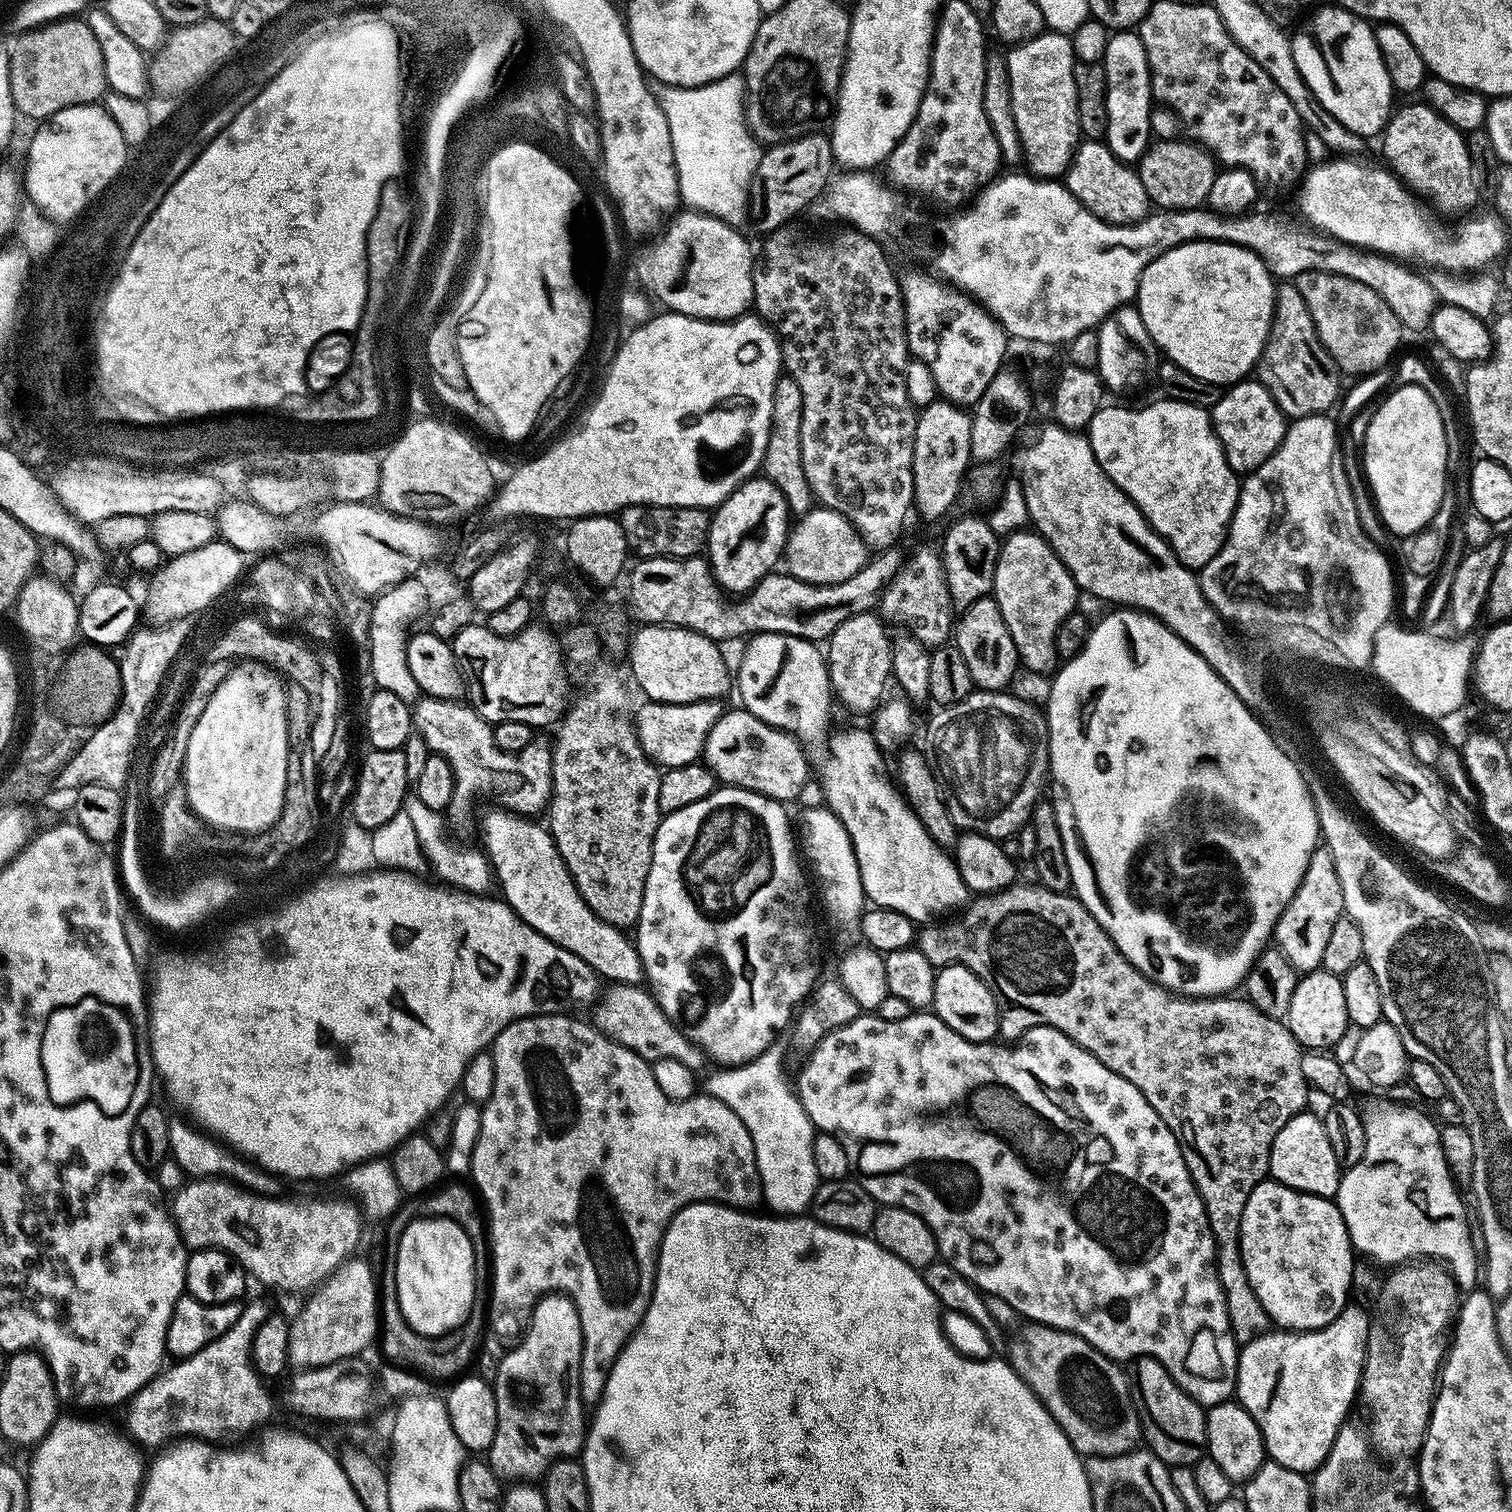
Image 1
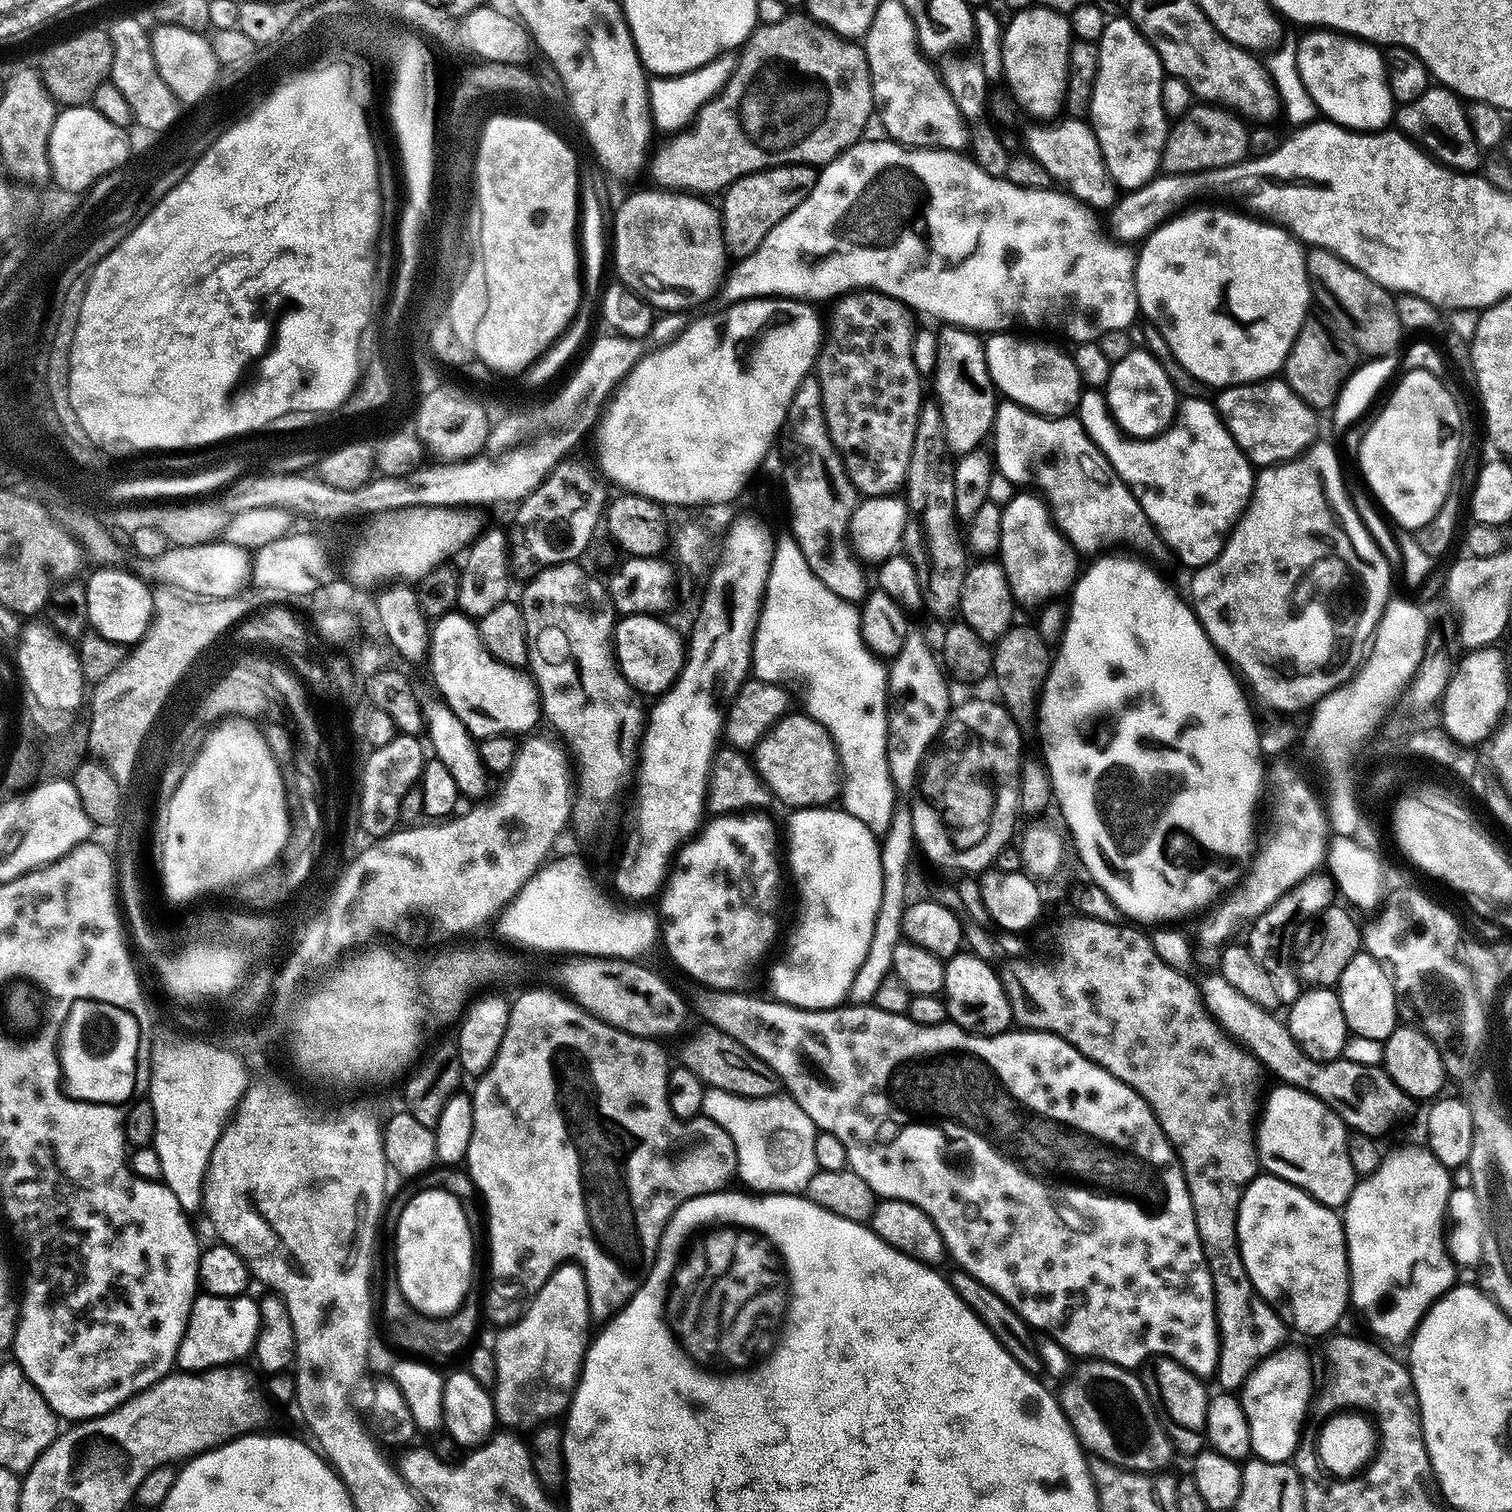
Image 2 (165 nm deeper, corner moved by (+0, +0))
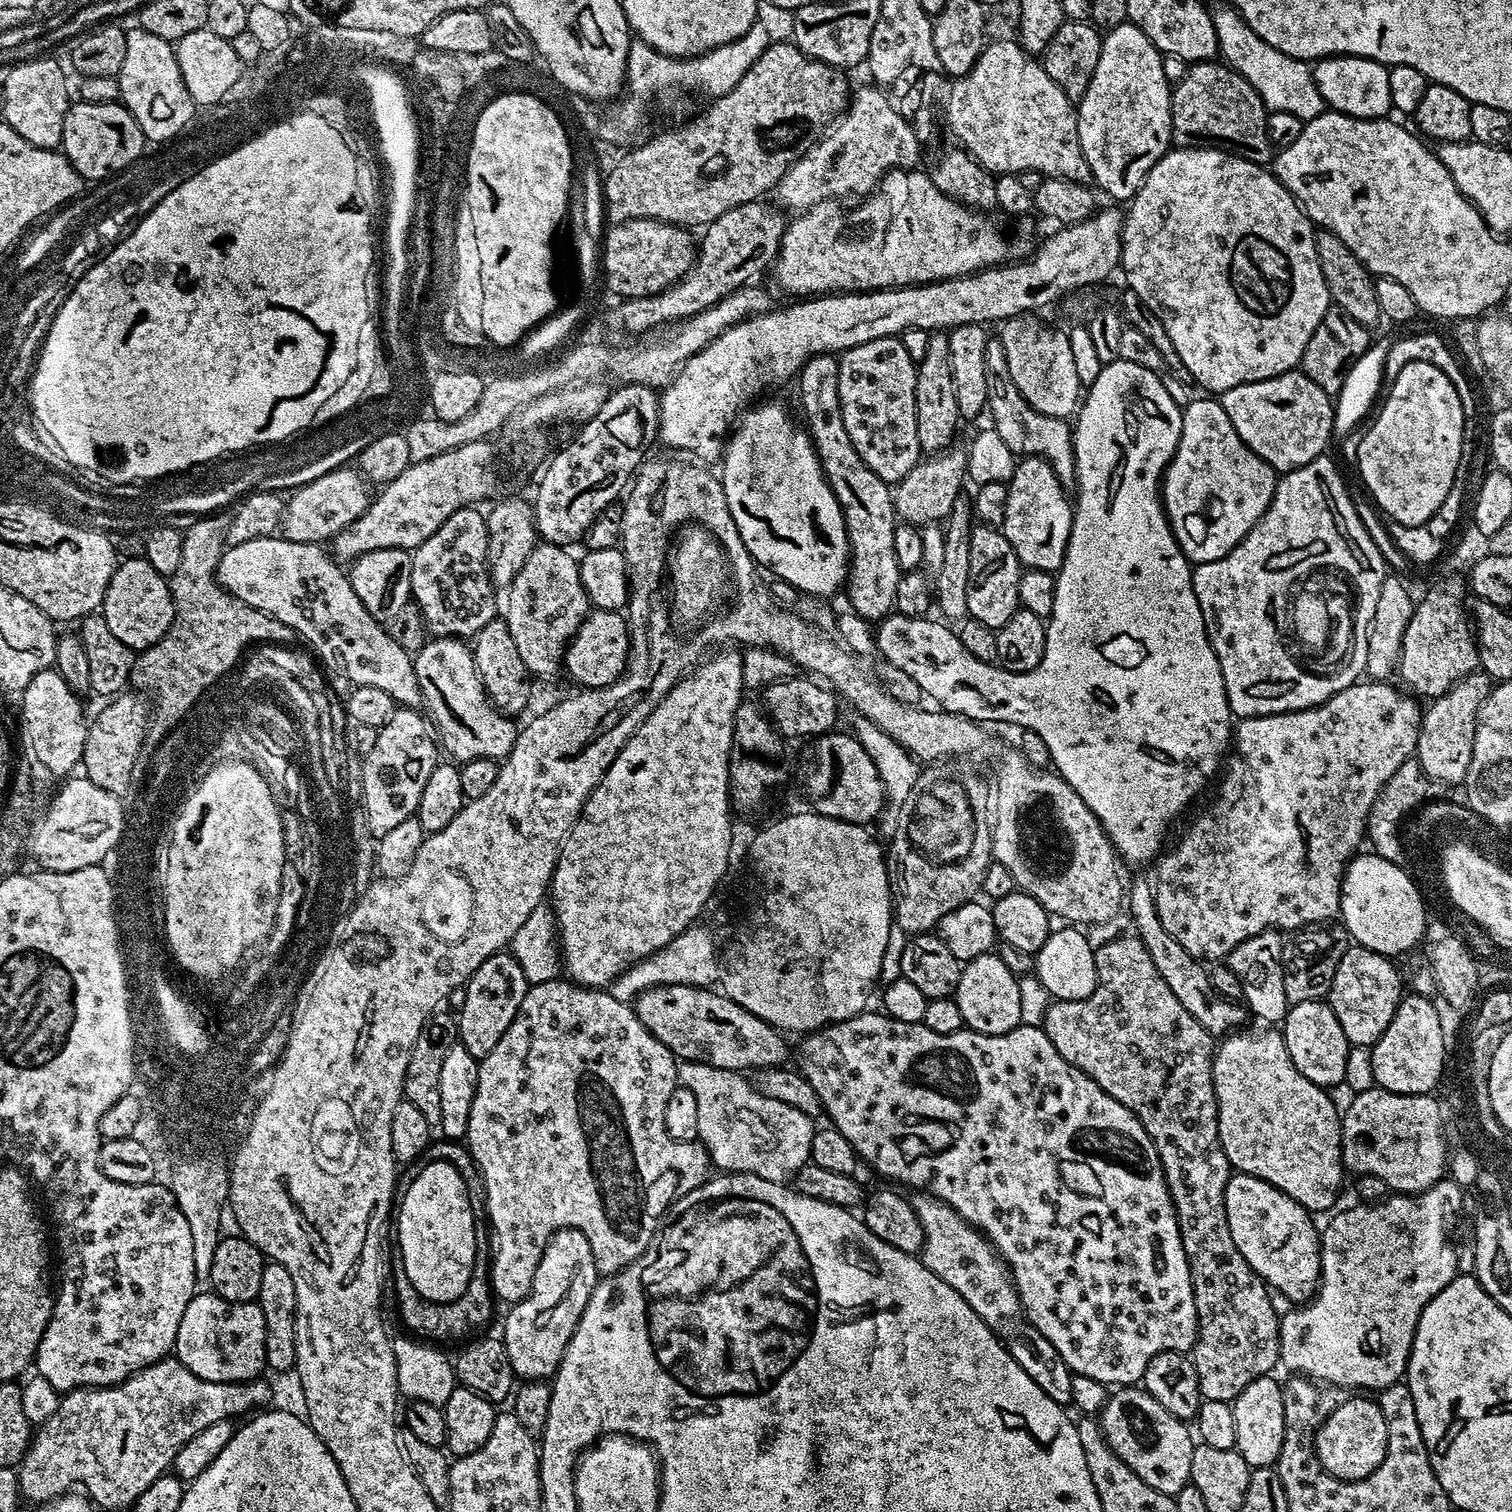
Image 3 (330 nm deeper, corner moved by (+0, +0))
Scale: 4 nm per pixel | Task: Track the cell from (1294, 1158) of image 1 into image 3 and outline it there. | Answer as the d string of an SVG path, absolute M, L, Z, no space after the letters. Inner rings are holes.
M1272 1026L1265 1027L1263 1030L1265 1032L1237 1030L1223 1037L1215 1049L1212 1058L1212 1081L1214 1082L1216 1105L1218 1106L1220 1145L1226 1154L1229 1165L1236 1172L1245 1172L1247 1176L1257 1176L1266 1182L1270 1182L1278 1190L1282 1190L1287 1196L1294 1198L1294 1202L1298 1202L1303 1208L1307 1208L1309 1212L1319 1214L1319 1212L1326 1211L1335 1202L1336 1195L1340 1192L1340 1183L1343 1182L1344 1176L1346 1177L1344 1145L1342 1143L1342 1116L1338 1108L1336 1112L1336 1104L1328 1097L1331 1095L1325 1089L1318 1087L1314 1082L1310 1082L1310 1078L1298 1074L1294 1062L1290 1062L1290 1054L1286 1050L1283 1031Z

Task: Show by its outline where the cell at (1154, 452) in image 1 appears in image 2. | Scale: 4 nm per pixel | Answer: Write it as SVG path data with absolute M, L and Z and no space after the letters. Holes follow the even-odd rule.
M1084 390L1080 393L1078 418L1086 430L1086 434L1098 446L1098 450L1110 462L1134 498L1142 506L1146 518L1152 523L1160 539L1173 552L1188 570L1206 566L1224 549L1224 543L1232 532L1232 527L1240 521L1240 515L1252 497L1252 488L1256 485L1254 465L1244 455L1224 425L1217 412L1215 403L1209 400L1179 401L1175 417L1163 432L1147 438L1126 436L1116 424L1112 412L1108 408L1108 397L1100 390Z

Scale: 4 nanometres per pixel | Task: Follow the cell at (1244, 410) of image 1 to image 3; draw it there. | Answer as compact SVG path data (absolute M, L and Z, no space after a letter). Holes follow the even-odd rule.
M1293 370L1286 374L1278 374L1274 378L1234 386L1219 393L1218 399L1226 410L1226 418L1230 418L1234 430L1238 430L1238 438L1242 438L1242 442L1246 442L1246 446L1250 446L1250 450L1254 450L1258 458L1265 460L1277 473L1283 474L1306 466L1320 457L1316 452L1316 418L1318 406L1326 406L1327 396L1326 390L1322 390L1318 382L1314 382L1302 370Z

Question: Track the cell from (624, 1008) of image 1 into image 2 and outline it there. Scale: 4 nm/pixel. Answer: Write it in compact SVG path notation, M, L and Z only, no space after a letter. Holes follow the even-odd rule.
M700 1026L700 1029L681 1046L679 1063L694 1070L694 1074L698 1074L698 1078L708 1088L726 1090L730 1094L774 1096L782 1088L780 1079L774 1074L774 1070L770 1070L770 1066L766 1066L766 1062L762 1062L762 1058L750 1054L746 1046L716 1028Z

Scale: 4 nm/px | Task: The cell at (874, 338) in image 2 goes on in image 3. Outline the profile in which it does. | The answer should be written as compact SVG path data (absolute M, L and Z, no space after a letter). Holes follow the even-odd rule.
M895 336L874 338L874 342L848 348L839 353L838 359L838 402L842 410L842 426L846 426L846 434L850 434L850 442L854 450L858 450L864 467L878 474L878 478L885 480L889 486L895 486L922 459L916 413L917 361L906 354L906 346Z

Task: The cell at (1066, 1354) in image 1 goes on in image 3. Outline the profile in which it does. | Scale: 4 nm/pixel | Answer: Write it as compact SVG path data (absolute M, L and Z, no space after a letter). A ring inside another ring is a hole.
M1117 1387L1100 1409L1098 1423L1104 1432L1104 1441L1146 1486L1154 1486L1154 1490L1175 1498L1178 1490L1190 1483L1190 1461L1196 1449L1193 1433L1185 1421L1174 1418L1174 1414L1143 1387Z

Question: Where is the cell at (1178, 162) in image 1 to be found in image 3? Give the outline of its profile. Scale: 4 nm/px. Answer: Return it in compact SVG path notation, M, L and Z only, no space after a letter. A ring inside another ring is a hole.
M1202 60L1185 68L1188 69L1185 70L1184 77L1182 77L1177 84L1175 81L1174 87L1172 88L1172 144L1178 148L1218 148L1221 152L1230 152L1233 156L1242 157L1243 160L1249 160L1255 164L1267 165L1269 161L1273 159L1274 146L1270 142L1268 131L1266 130L1269 109L1264 107L1264 103L1258 94L1258 90L1254 90L1254 86L1250 86L1250 82L1242 73L1229 68L1228 65L1223 62Z

